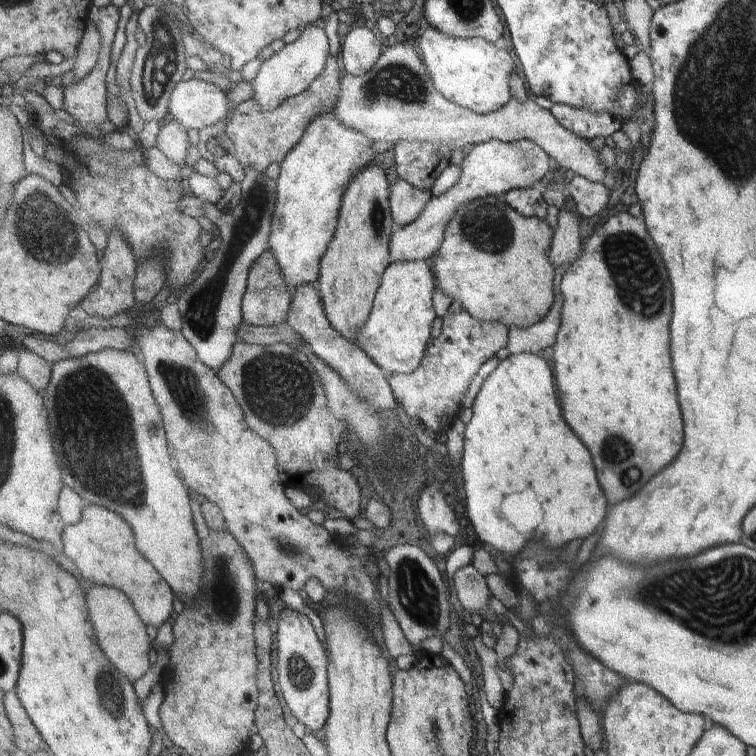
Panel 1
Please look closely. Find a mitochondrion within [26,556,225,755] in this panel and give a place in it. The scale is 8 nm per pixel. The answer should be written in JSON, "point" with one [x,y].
{"point":[111,698]}

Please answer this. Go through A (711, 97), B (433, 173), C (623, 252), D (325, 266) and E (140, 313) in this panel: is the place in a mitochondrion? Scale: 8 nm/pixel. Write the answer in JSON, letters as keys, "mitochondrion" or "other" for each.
{"A":"mitochondrion","B":"other","C":"mitochondrion","D":"other","E":"other"}

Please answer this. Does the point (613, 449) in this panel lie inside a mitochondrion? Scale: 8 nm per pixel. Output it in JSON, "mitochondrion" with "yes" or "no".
{"mitochondrion":"yes"}

